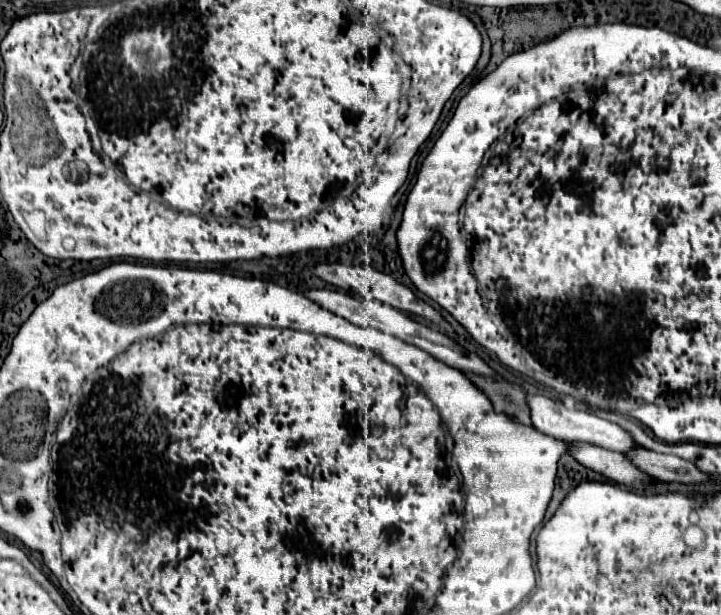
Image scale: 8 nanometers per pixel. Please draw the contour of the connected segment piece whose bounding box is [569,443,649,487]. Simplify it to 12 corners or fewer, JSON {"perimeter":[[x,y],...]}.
{"perimeter":[[569,443],[581,465],[619,483],[641,487],[649,475],[617,451]]}

